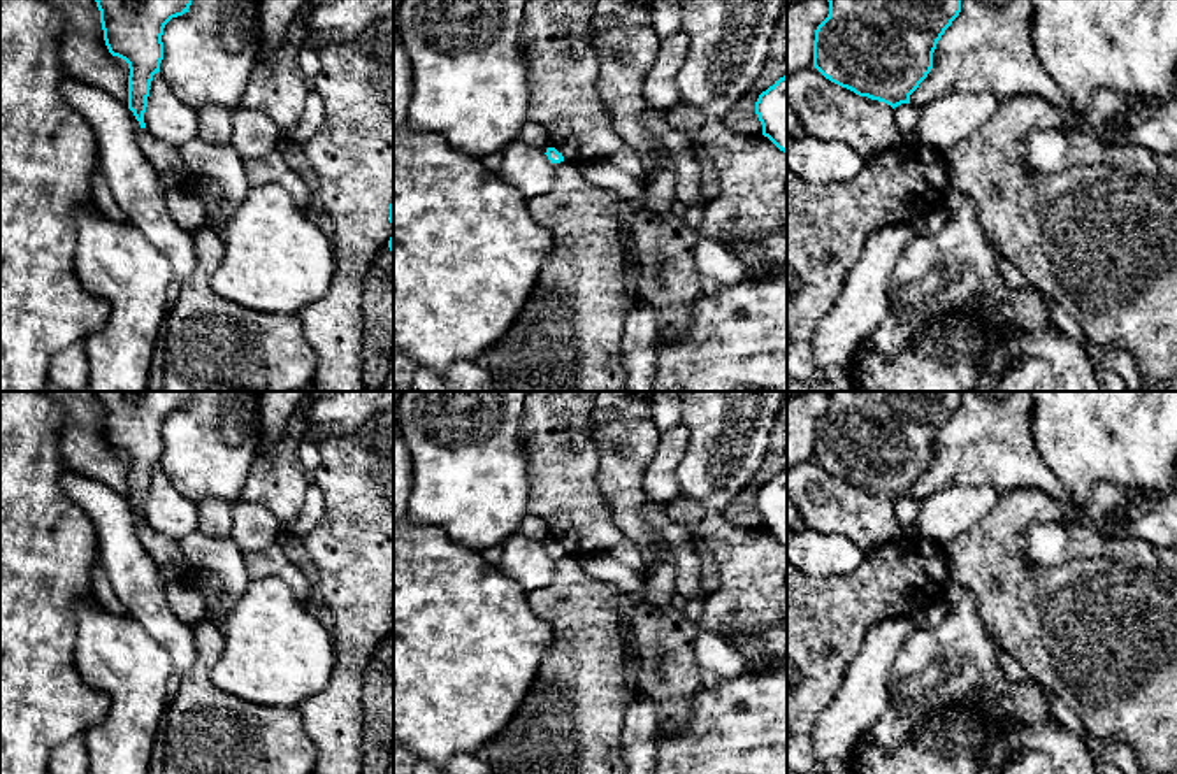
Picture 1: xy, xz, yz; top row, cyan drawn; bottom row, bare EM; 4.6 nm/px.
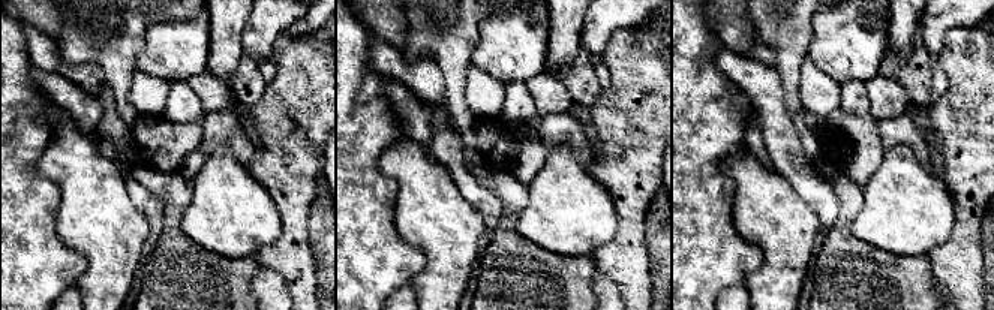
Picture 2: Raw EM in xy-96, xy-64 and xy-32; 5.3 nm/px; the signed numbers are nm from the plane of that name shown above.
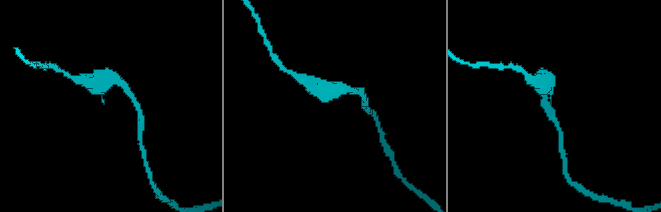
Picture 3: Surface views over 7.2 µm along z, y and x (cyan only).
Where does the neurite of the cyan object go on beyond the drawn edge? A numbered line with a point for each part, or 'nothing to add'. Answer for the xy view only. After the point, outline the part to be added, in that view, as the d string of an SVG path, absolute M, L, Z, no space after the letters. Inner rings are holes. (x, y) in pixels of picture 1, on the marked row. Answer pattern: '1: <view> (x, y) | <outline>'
nothing to add

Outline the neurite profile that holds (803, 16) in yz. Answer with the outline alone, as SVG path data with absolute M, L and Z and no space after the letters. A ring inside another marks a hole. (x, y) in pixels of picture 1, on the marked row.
M799 0L787 5L787 77L813 67L815 30L827 14L827 0Z

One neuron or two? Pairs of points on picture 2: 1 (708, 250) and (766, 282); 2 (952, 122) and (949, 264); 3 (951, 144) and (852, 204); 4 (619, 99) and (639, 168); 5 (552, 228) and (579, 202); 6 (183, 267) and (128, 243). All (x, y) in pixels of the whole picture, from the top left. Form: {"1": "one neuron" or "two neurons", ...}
{"1": "two neurons", "2": "one neuron", "3": "two neurons", "4": "one neuron", "5": "one neuron", "6": "two neurons"}

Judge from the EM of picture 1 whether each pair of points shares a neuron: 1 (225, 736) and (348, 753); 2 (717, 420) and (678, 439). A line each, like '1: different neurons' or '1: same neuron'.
1: different neurons
2: different neurons

